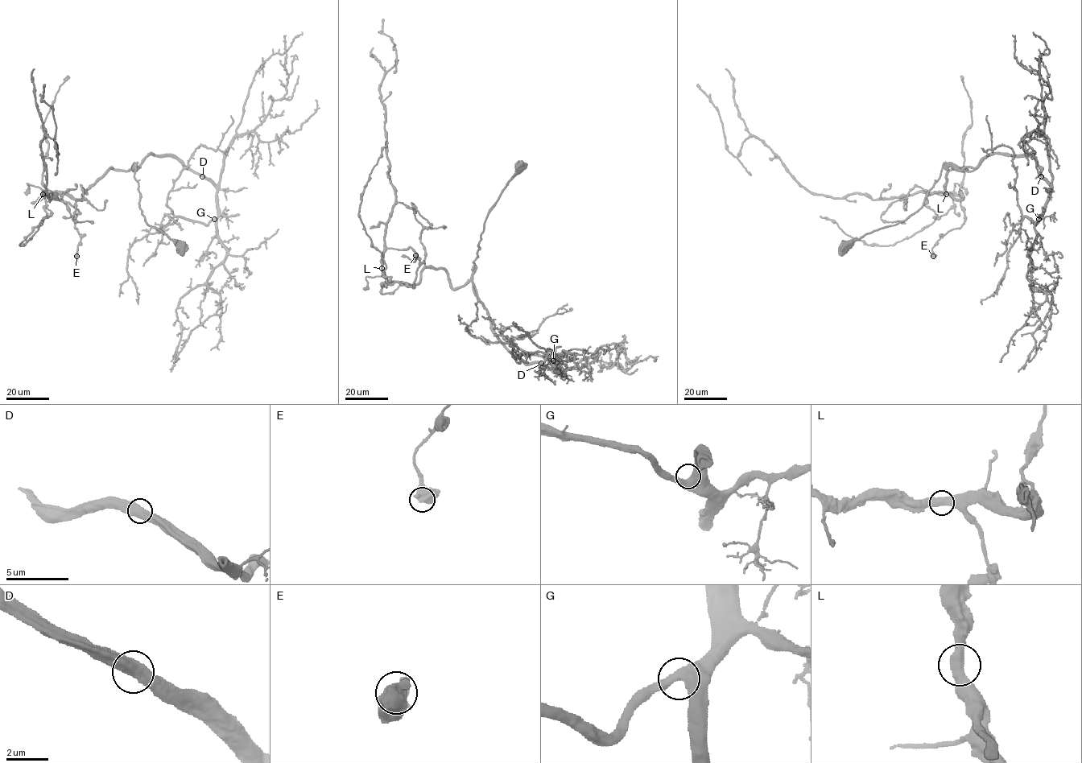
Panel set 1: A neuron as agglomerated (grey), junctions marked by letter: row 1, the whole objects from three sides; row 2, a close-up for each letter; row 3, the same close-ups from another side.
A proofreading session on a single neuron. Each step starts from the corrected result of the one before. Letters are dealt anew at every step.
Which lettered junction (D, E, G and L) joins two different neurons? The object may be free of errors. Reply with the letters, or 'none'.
none

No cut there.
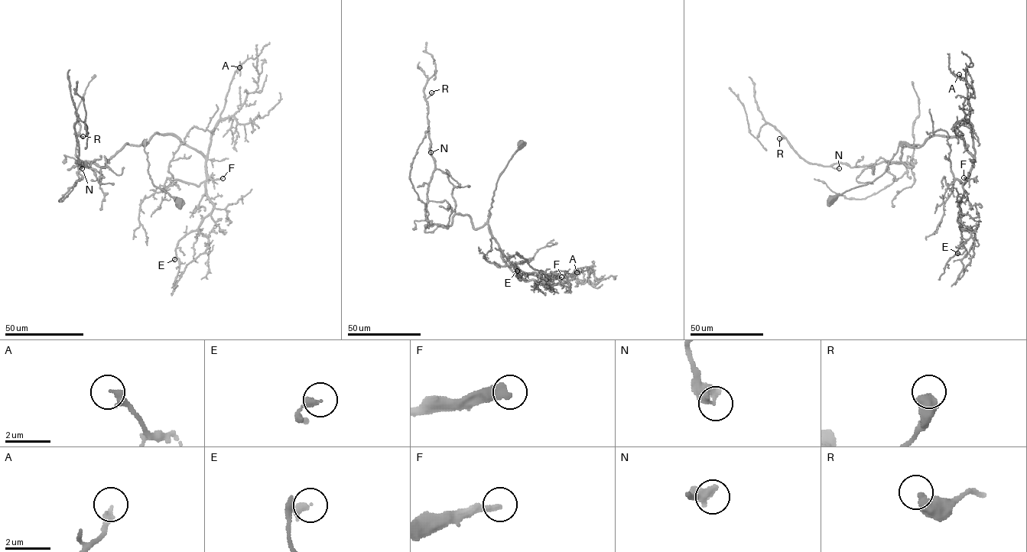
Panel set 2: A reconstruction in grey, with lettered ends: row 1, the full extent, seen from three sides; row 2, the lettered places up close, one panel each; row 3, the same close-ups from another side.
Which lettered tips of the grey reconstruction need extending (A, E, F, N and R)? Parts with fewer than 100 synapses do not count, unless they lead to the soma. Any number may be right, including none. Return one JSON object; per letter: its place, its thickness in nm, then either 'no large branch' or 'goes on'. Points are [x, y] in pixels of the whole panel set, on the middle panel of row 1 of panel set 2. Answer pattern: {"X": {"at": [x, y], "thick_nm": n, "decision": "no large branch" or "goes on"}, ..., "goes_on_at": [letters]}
{"A": {"at": [576, 272], "thick_nm": 280, "decision": "no large branch"}, "E": {"at": [517, 271], "thick_nm": 320, "decision": "no large branch"}, "F": {"at": [561, 277], "thick_nm": 360, "decision": "goes on"}, "N": {"at": [430, 152], "thick_nm": 500, "decision": "no large branch"}, "R": {"at": [431, 92], "thick_nm": 480, "decision": "no large branch"}, "goes_on_at": ["F"]}

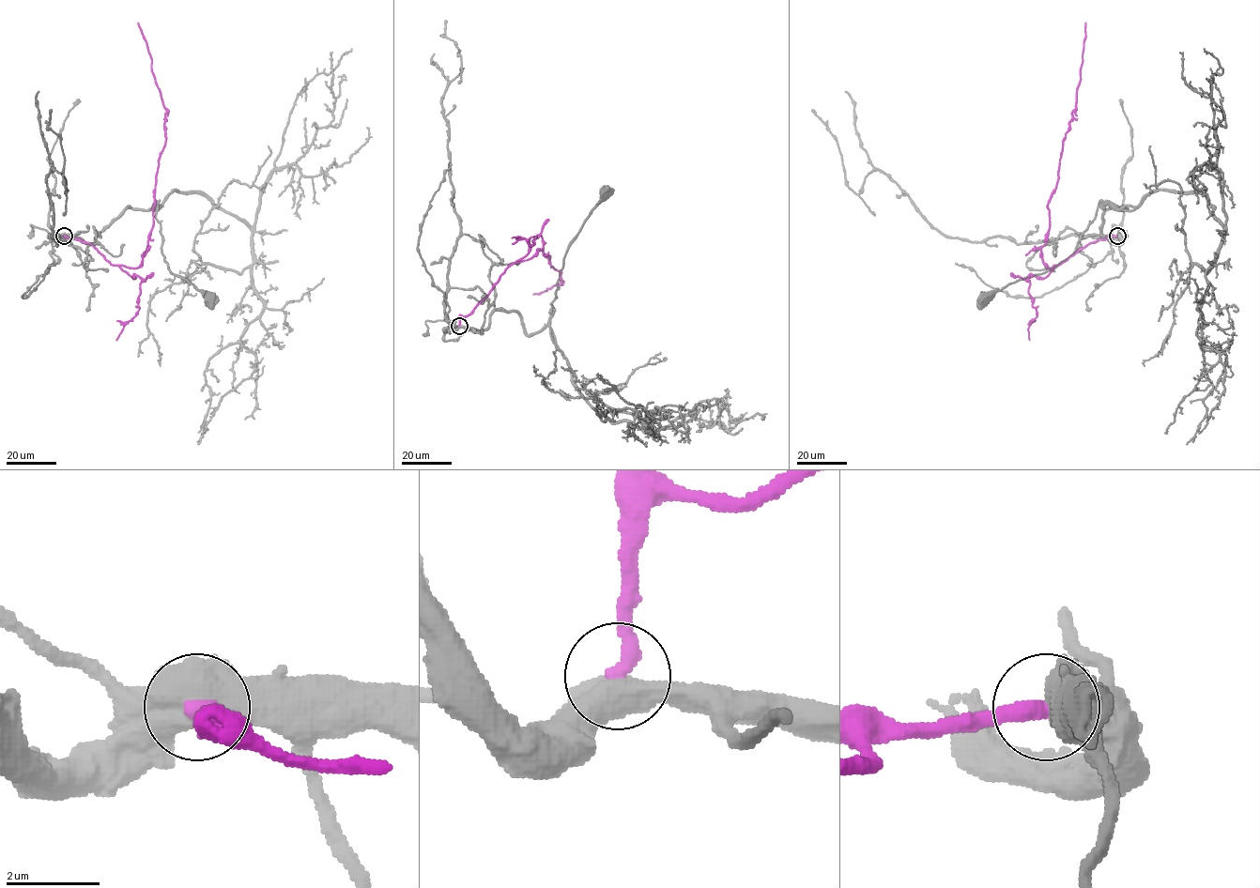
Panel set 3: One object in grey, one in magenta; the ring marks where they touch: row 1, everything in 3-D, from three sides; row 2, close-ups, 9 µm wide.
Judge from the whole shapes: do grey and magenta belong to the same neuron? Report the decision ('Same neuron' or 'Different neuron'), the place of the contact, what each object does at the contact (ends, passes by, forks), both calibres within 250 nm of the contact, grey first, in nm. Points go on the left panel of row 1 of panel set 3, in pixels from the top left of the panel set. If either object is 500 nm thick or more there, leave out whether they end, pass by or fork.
Different neuron. Place: (64, 236). Thickness 600 nm (grey) against 360 nm

